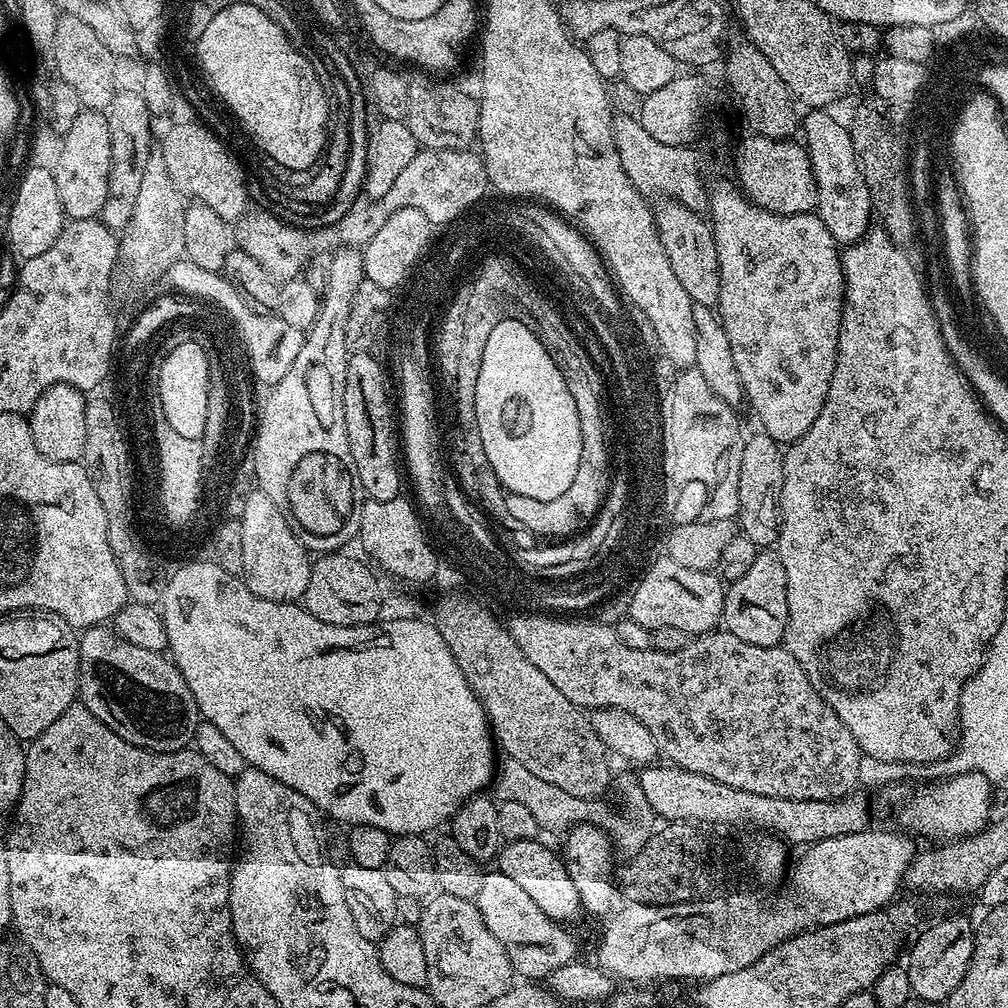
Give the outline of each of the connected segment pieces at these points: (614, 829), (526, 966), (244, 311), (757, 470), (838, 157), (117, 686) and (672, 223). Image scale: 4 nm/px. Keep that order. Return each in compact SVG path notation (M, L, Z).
M505 757L503 763L498 766L494 780L494 796L497 801L516 800L527 807L530 814L537 819L541 831L562 830L567 831L577 824L592 824L603 829L610 835L615 849L625 855L626 858L635 857L647 842L656 837L670 832L672 822L662 818L660 814L647 801L646 796L641 792L641 786L637 779L624 778L620 782L620 792L626 806L626 811L618 812L611 808L608 799L598 798L578 798L563 791L560 786L555 786L549 782L530 773L525 766L516 760Z
M498 870L485 871L482 886L478 889L475 901L482 914L482 922L486 922L490 934L494 934L498 942L502 942L502 950L506 950L512 963L512 971L517 977L528 982L540 982L554 970L558 970L558 966L566 966L570 961L577 959L576 940L564 929L567 927L561 921L551 920L549 916L542 914L542 909L524 893L518 886L518 882L506 878L506 874Z
M182 258L166 274L166 280L173 284L171 286L181 296L191 298L203 298L210 305L222 309L228 320L234 325L235 335L240 335L244 343L244 352L248 355L248 364L252 367L252 376L263 386L271 386L282 382L282 377L294 366L294 358L298 358L298 350L302 350L305 329L298 326L290 326L275 314L255 312L253 305L246 302L241 289L231 280L227 280L220 272L202 270L190 259Z
M763 430L749 435L742 446L742 466L738 470L738 528L758 546L775 545L780 536L780 495L784 448Z
M827 116L807 117L808 129L802 135L804 149L808 152L810 166L816 183L815 213L830 230L837 245L847 246L858 242L869 231L872 221L871 198L862 170L858 170L858 159L853 159L848 136L844 135Z
M108 626L83 629L78 639L80 642L78 700L88 707L94 718L110 726L110 730L114 730L118 738L151 752L179 752L180 749L192 744L202 717L194 702L194 694L190 694L190 686L186 686L186 678L182 678L180 671L164 652L142 650L142 646L126 642Z
M664 198L659 203L654 208L656 229L660 235L662 250L666 250L666 258L670 258L670 270L674 278L682 282L682 290L686 290L693 304L715 309L720 293L720 271L711 223L703 215L679 204L677 200Z

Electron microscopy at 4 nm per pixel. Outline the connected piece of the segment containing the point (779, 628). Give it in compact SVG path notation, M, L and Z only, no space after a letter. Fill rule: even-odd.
M775 550L757 551L750 570L742 578L731 581L724 594L723 627L734 638L750 642L750 646L781 647L784 643L788 625L788 607L786 606L786 570L782 567L782 558Z

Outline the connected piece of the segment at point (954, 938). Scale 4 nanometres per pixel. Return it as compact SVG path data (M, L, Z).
M948 916L937 924L932 924L907 949L906 967L910 974L910 986L913 997L925 1000L933 1006L943 1005L958 990L958 982L966 978L970 958L974 954L976 933L974 924L964 916Z

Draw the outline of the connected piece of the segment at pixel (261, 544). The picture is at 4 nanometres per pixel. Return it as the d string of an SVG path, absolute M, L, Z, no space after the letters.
M249 491L242 511L241 526L242 566L249 590L258 594L258 598L279 604L299 601L310 582L312 560L308 549L300 545L290 530L286 518L282 518L282 510L278 510L278 506L274 506L264 492Z

